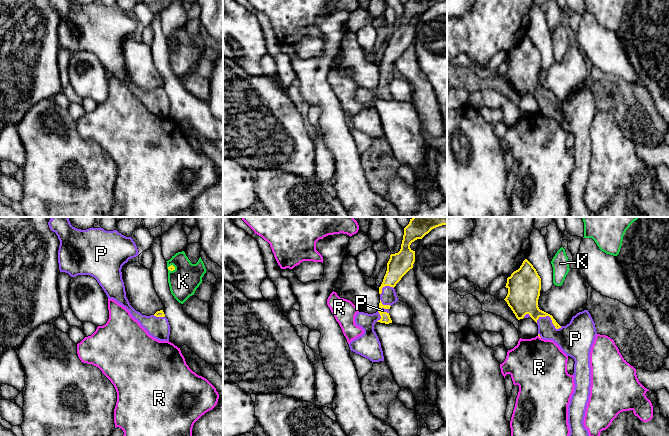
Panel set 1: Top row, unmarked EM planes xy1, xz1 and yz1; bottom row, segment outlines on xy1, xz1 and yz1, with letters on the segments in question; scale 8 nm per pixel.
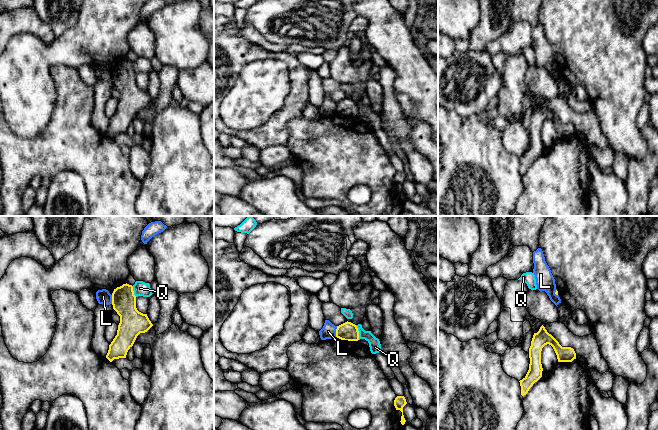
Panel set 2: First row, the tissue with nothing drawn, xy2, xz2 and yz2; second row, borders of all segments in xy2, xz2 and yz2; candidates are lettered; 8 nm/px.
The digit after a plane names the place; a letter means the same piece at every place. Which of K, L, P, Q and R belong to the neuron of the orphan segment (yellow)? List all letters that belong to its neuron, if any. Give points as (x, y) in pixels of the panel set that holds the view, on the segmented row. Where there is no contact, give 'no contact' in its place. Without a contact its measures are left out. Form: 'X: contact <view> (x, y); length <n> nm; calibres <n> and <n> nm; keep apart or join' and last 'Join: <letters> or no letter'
K: contact xy1 (171, 270); length 70 nm; calibres 50 and 240 nm; keep apart
L: contact xz2 (336, 331); length 90 nm; calibres 150 and 120 nm; keep apart
P: contact yz1 (551, 319); length 220 nm; calibres 190 and 280 nm; join
Q: contact xz2 (358, 332); length 120 nm; calibres 150 and 100 nm; keep apart
R: contact yz1 (539, 336); length 40 nm; calibres 20 and 440 nm; keep apart
Join: P

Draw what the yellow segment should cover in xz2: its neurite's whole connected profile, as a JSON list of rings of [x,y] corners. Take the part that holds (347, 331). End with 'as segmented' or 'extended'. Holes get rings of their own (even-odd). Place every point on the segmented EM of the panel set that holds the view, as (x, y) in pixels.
[[[347,321],[337,326],[336,337],[344,341],[358,341],[359,331],[355,324]]]; as segmented

